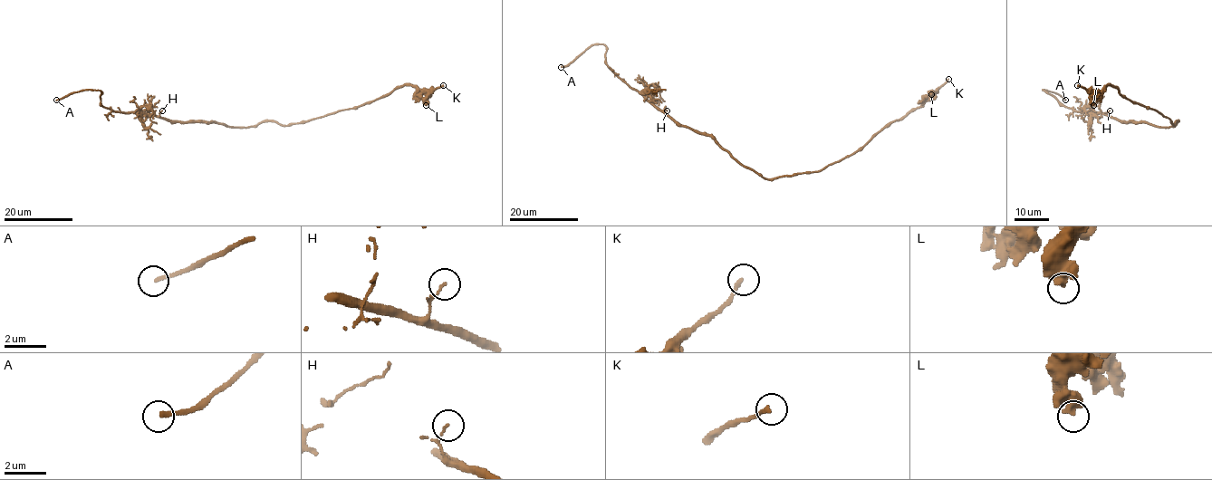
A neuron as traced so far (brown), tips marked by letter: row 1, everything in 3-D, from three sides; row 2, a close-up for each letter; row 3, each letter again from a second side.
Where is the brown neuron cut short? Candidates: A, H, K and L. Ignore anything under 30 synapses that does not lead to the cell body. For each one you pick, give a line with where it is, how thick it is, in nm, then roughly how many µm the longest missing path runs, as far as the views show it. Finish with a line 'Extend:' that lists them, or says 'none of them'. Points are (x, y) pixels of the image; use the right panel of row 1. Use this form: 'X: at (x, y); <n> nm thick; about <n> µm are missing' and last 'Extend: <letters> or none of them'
A: at (1065, 100); 200 nm thick; about 15 µm are missing
Extend: A

